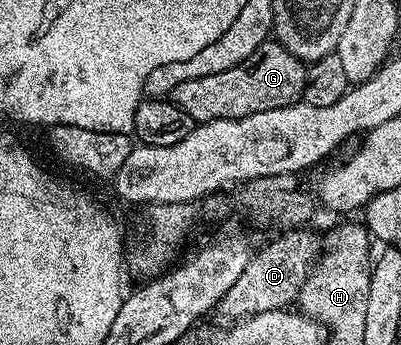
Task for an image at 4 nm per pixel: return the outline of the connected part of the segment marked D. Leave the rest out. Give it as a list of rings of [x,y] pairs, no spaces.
[[[288,229],[277,237],[273,243],[257,250],[248,260],[246,269],[242,269],[242,277],[226,289],[226,297],[218,301],[215,314],[227,321],[244,321],[247,315],[264,315],[267,311],[278,311],[297,302],[300,287],[308,279],[308,274],[318,258],[322,243],[319,238],[308,232],[308,229]]]

